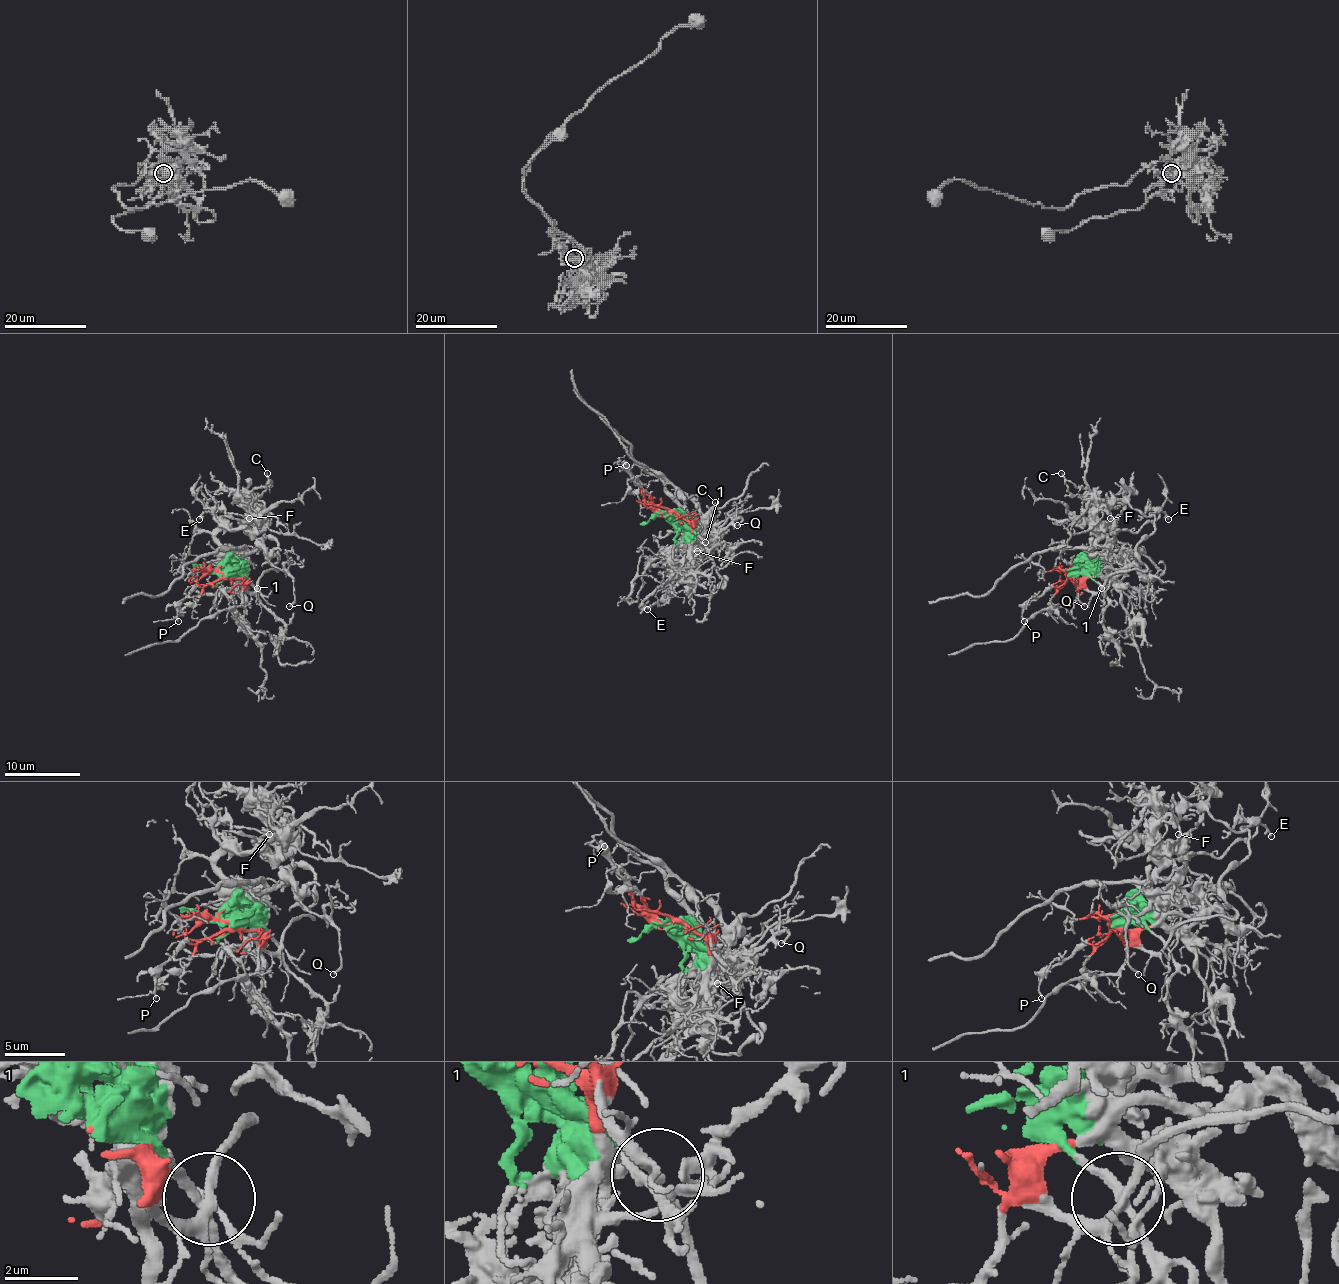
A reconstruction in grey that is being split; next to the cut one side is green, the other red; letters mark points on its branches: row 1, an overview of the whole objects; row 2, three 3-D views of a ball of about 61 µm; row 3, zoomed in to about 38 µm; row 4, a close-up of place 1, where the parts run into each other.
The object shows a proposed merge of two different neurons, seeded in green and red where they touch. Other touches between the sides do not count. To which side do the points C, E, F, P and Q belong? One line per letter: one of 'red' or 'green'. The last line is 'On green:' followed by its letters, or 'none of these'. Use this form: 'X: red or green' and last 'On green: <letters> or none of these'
C: green
E: red
F: green
P: red
Q: green
On green: C, F, Q

